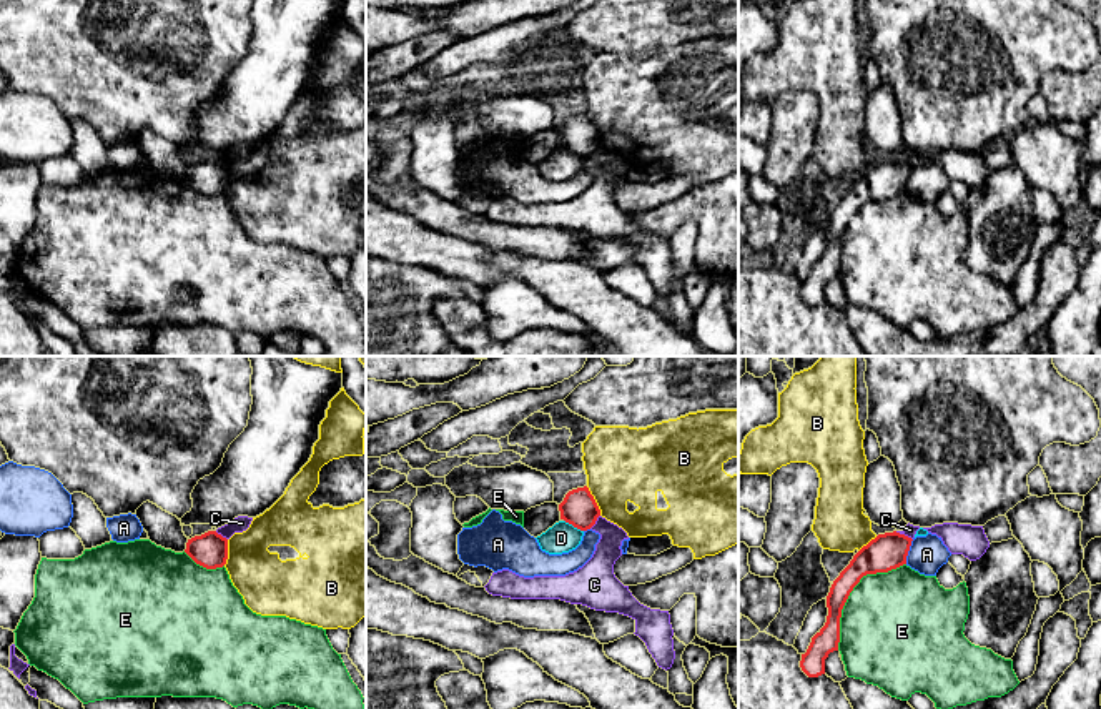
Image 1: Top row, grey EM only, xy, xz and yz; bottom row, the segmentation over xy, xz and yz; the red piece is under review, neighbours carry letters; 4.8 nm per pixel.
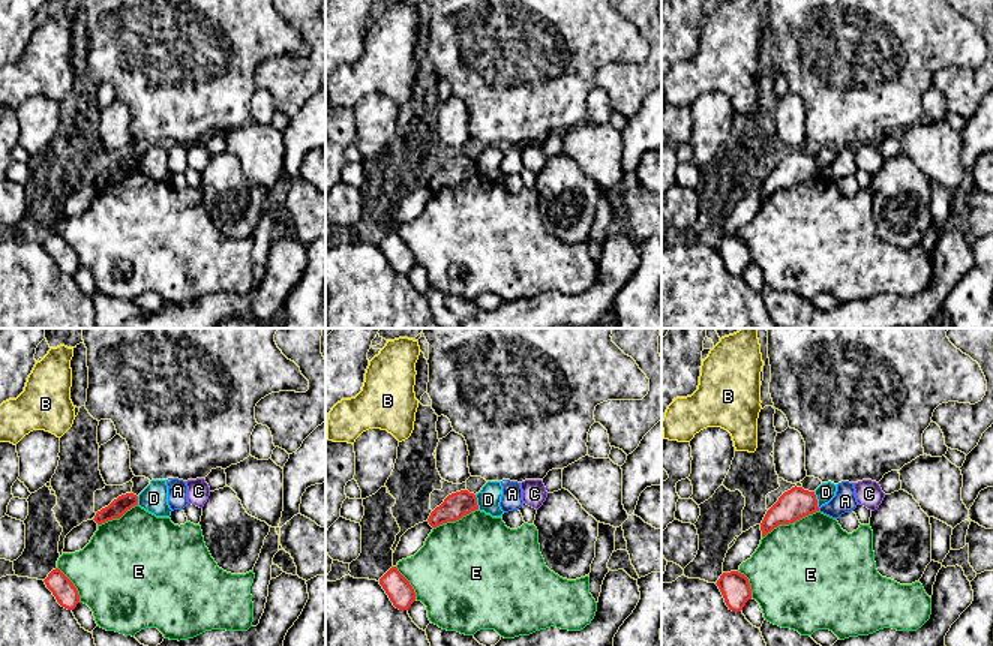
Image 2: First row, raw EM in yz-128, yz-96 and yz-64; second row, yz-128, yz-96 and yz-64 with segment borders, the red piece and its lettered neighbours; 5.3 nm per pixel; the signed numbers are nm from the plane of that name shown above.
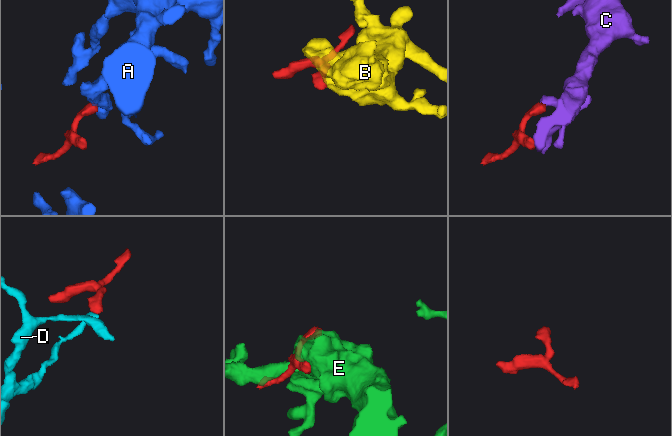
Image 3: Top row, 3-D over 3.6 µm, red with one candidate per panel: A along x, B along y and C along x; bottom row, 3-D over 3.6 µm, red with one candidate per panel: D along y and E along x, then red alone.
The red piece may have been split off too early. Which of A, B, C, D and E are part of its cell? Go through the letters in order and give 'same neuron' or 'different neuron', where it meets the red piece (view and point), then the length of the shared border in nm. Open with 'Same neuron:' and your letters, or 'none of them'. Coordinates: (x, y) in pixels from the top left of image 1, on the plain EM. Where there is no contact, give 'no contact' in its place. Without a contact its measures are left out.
Same neuron: none of them
A: different neuron; contact yz (908, 177); length 130 nm
B: different neuron; contact xz (594, 128); length 160 nm
C: different neuron; contact yz (903, 162); length 100 nm
D: different neuron; contact xz (574, 153); length 110 nm
E: different neuron; contact yz (850, 218); length 550 nm

